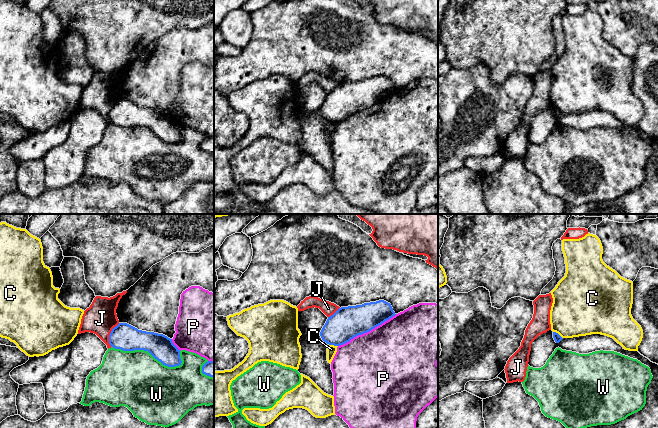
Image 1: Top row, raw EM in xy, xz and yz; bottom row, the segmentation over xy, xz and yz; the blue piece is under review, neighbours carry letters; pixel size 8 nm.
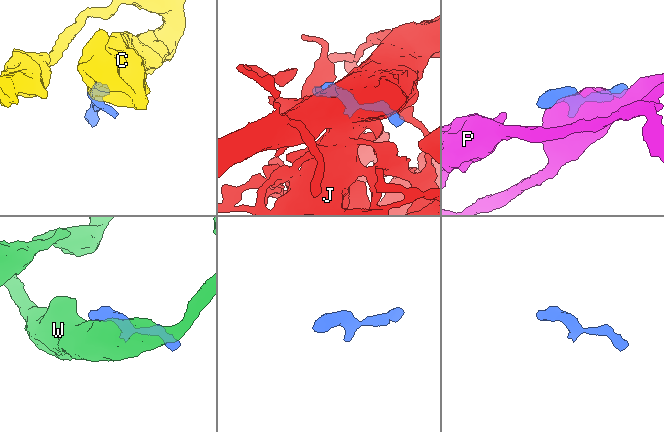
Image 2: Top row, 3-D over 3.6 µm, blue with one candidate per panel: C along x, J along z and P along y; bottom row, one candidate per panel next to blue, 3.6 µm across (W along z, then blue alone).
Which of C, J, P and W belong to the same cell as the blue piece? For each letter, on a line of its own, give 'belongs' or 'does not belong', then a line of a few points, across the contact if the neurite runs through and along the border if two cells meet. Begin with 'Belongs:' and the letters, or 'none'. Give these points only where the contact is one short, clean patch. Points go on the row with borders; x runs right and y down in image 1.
Belongs: none
C: does not belong | xz (328, 343), (337, 346)
J: does not belong
P: does not belong
W: does not belong

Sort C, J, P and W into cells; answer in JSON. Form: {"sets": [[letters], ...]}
{"sets": [["C"], ["J"], ["P"], ["W"]]}

